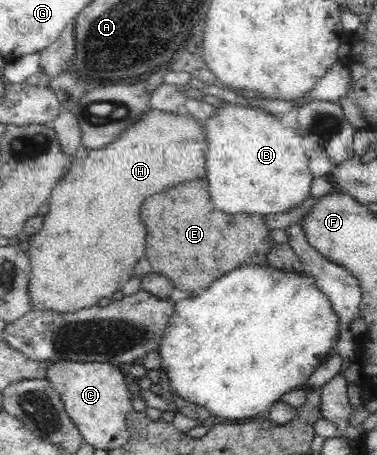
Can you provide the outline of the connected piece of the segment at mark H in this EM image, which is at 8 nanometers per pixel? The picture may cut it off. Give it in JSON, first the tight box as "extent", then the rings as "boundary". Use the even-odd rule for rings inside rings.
{"extent":[27,107,208,313],"boundary":[[[150,107],[138,117],[138,121],[122,130],[115,141],[88,152],[87,157],[76,156],[71,160],[70,168],[52,190],[48,203],[50,212],[45,216],[42,229],[27,237],[27,254],[32,268],[29,290],[31,307],[34,310],[54,309],[59,313],[74,313],[96,305],[102,296],[112,296],[114,291],[121,290],[134,276],[138,259],[146,253],[146,227],[140,219],[140,205],[146,199],[144,195],[160,193],[184,181],[206,179],[206,149],[208,136],[204,122],[183,109],[180,113],[164,113]]]}

